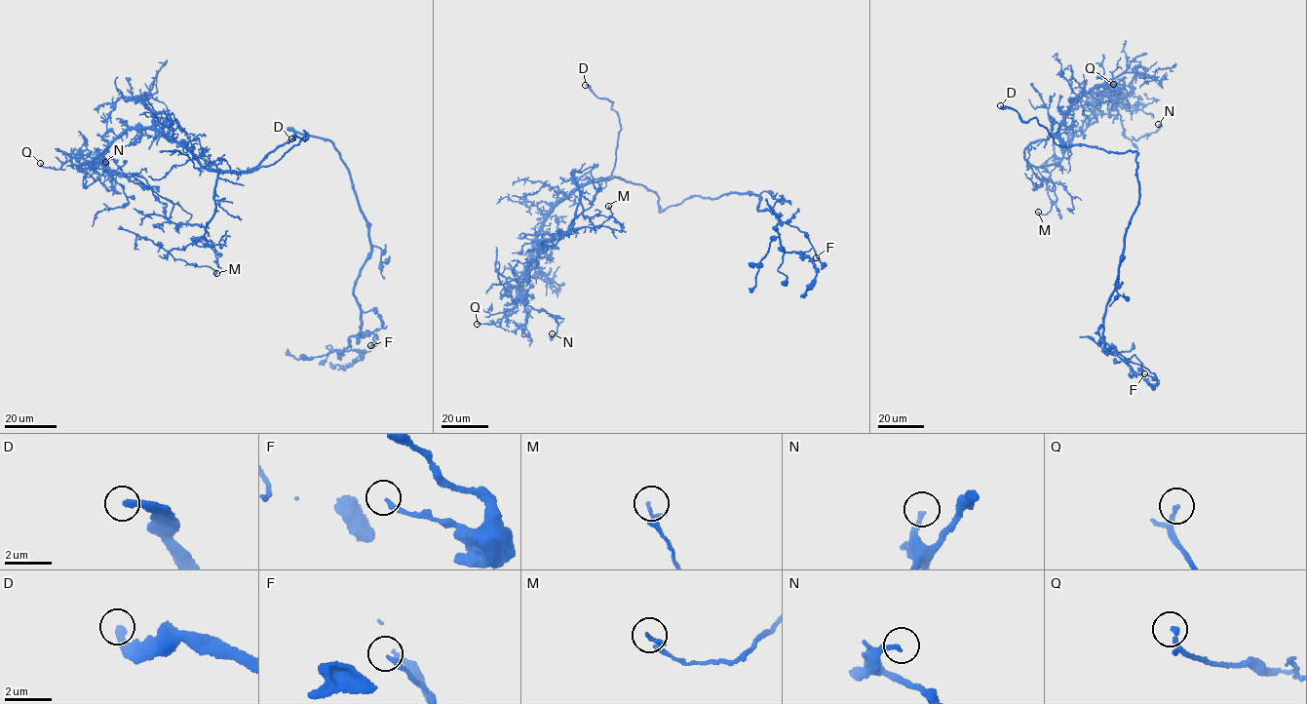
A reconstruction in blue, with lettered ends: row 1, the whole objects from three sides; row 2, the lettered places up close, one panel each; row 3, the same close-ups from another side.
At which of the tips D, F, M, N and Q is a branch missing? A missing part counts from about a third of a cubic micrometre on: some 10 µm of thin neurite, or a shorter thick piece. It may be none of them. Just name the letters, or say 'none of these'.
D

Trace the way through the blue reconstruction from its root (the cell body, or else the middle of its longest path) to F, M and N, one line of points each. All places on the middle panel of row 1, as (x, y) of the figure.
F: (658, 201), (664, 210), (696, 196), (755, 194), (757, 210), (804, 233), (823, 263), (816, 257)
M: (658, 201), (615, 177), (580, 186), (572, 171), (583, 209), (569, 227), (601, 225), (608, 206)
N: (658, 201), (642, 185), (613, 177), (584, 184), (553, 208), (518, 289), (524, 304), (556, 318), (552, 333)

